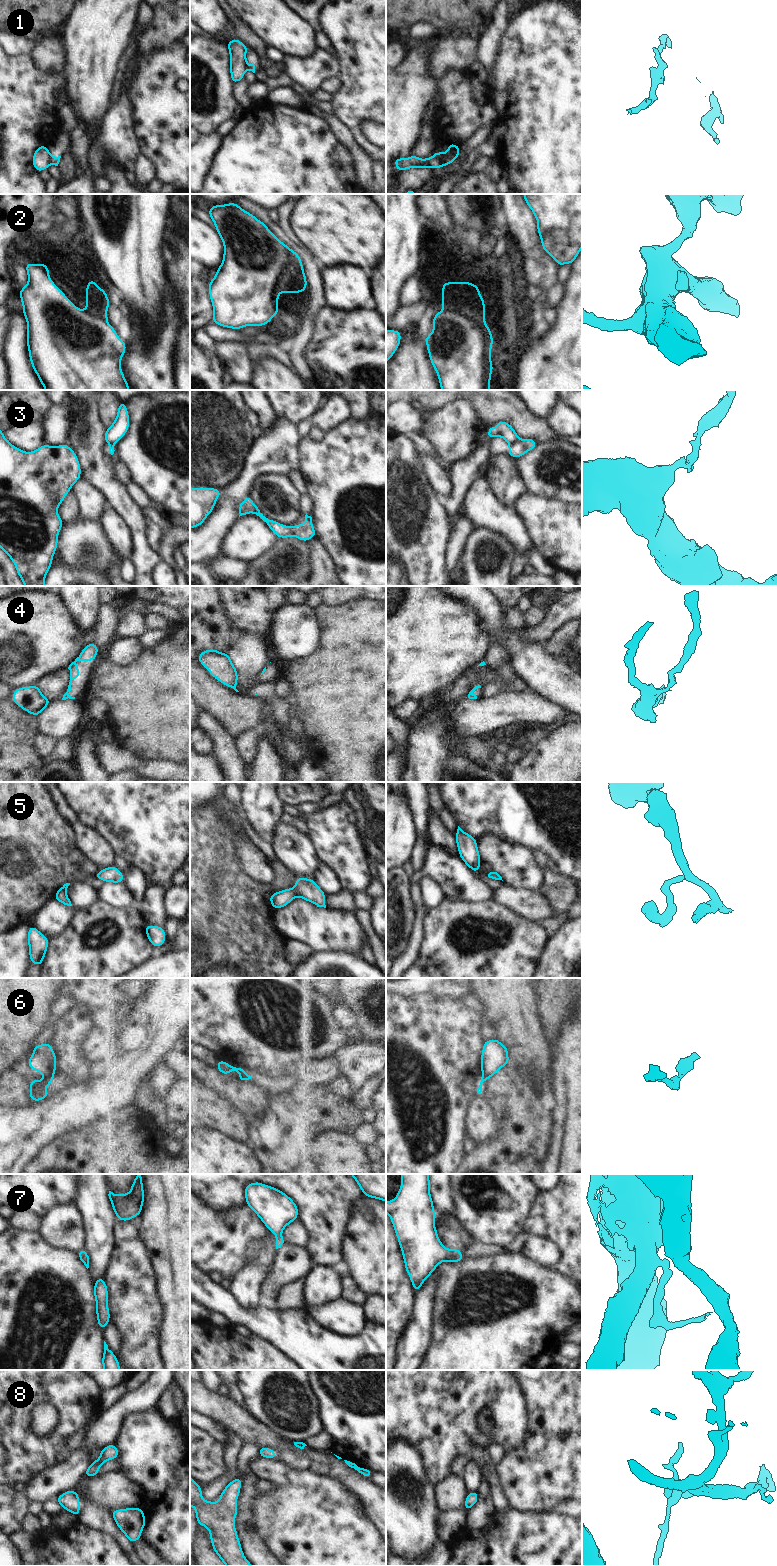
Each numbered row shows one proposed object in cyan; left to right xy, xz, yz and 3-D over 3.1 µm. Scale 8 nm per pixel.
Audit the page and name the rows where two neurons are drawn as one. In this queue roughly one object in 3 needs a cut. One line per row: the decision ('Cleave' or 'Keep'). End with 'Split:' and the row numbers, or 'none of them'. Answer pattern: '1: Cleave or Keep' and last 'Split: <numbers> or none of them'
1: Cleave
2: Keep
3: Cleave
4: Keep
5: Keep
6: Cleave
7: Keep
8: Keep
Split: 1, 3, 6

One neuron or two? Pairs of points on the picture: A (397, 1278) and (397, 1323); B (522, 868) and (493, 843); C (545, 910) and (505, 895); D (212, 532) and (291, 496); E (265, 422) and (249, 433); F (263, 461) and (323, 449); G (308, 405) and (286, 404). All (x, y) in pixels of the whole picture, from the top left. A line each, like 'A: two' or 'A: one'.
A: one
B: one
C: one
D: two
E: two
F: two
G: one

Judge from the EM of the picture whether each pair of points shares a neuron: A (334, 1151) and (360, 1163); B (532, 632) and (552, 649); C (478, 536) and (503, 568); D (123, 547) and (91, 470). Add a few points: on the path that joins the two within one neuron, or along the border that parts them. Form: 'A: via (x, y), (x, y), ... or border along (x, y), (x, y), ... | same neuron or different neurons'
A: via (340, 1156), (347, 1163), (354, 1163) | same neuron
B: border along (562, 626), (542, 646) | different neurons
C: via (489, 542), (497, 543), (507, 553), (506, 557) | same neuron
D: border along (106, 503), (123, 520) | different neurons

